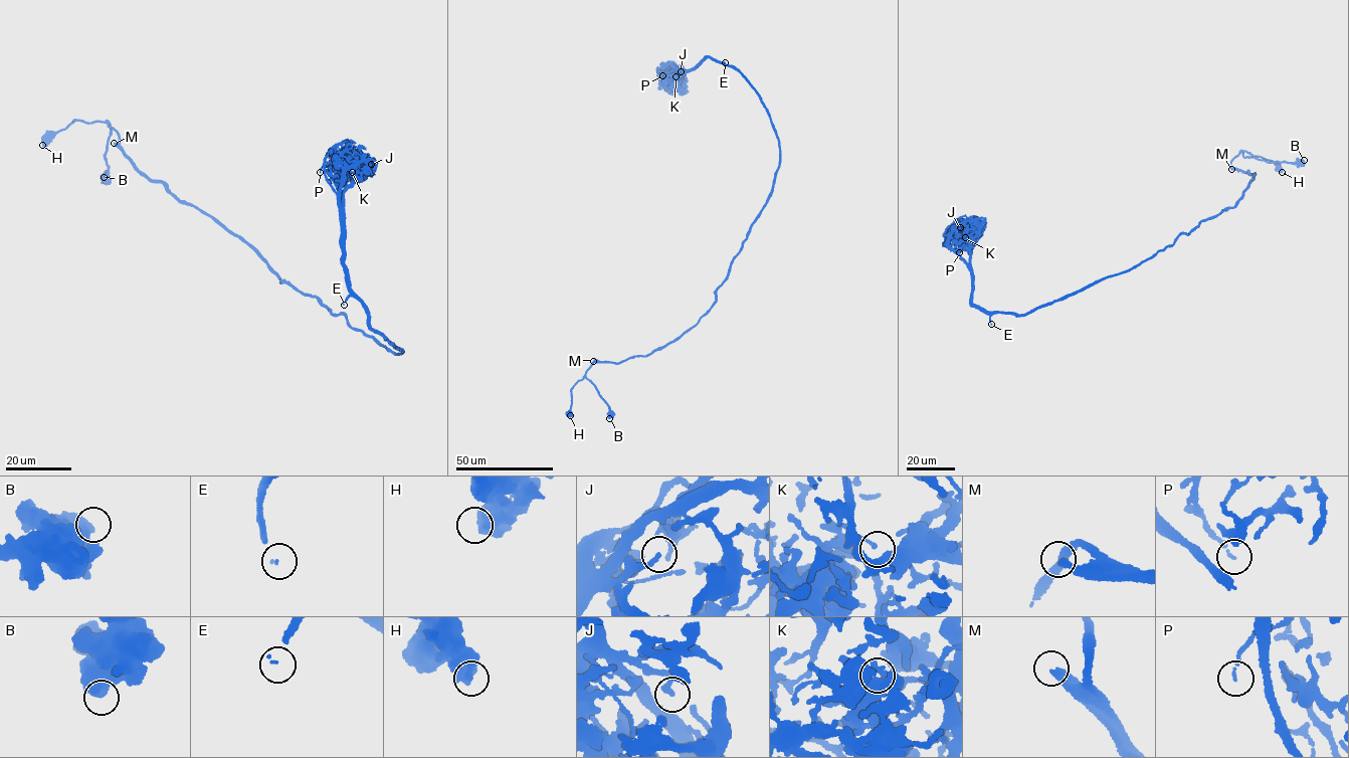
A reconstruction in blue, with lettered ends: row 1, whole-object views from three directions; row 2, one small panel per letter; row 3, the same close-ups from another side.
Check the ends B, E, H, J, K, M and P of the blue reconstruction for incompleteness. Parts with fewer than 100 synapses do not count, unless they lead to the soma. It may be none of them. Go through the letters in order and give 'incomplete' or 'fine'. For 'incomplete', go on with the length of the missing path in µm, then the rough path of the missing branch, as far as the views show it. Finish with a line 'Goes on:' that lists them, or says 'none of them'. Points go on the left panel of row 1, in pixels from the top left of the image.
B: fine
E: incomplete | 70 µm | (344, 305), (325, 310), (296, 296), (279, 281), (256, 273), (229, 246), (217, 216), (210, 214)
H: fine
J: fine
K: fine
M: incomplete | 160 µm
P: fine
Goes on: E, M

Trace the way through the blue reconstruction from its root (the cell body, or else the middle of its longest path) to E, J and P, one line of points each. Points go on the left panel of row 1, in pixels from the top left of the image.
E: (347, 319), (351, 327), (393, 352), (400, 354), (403, 351), (371, 329), (359, 300), (350, 296), (344, 305)
J: (347, 319), (393, 352), (403, 351), (371, 329), (344, 261), (341, 187), (348, 169), (371, 164)
P: (347, 319), (393, 352), (403, 351), (374, 332), (361, 303), (352, 296), (335, 160), (320, 172)

